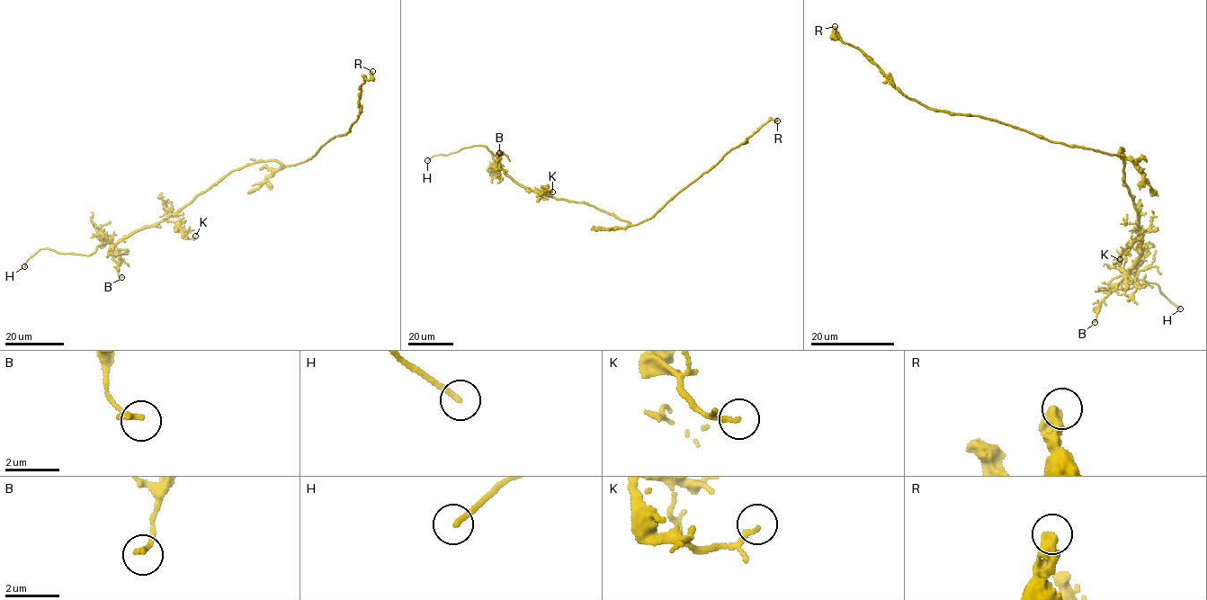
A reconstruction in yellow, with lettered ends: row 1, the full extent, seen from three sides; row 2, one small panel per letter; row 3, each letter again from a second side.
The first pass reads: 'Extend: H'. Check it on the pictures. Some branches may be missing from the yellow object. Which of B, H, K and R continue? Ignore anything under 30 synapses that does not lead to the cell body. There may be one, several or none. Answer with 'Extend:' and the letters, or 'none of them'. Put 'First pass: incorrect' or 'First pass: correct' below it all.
Extend: H
First pass: correct

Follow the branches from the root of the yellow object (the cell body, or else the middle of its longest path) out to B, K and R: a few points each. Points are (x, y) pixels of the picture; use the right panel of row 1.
B: (1125, 154), (1124, 182), (1139, 211), (1137, 220), (1145, 246), (1133, 267), (1100, 303), (1095, 322)
K: (1125, 154), (1124, 182), (1139, 211), (1137, 220), (1140, 226), (1142, 237), (1121, 254), (1120, 259)
R: (1125, 154), (1055, 143), (995, 120), (925, 107), (862, 52), (834, 40), (835, 26)

